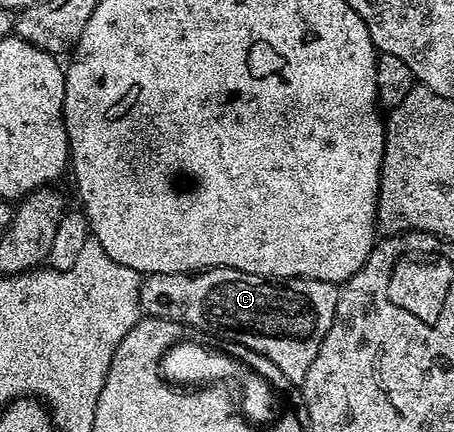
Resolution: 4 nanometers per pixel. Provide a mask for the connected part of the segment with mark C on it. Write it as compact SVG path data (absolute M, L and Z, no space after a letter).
M219 267L192 273L152 273L143 276L138 303L145 316L175 321L185 325L187 330L221 337L224 341L235 341L256 351L264 359L276 363L286 378L298 387L304 375L308 375L308 367L312 367L312 359L316 359L316 351L320 351L320 343L324 335L328 335L328 327L332 327L338 290L339 286L333 281L317 281L311 277L271 279Z

